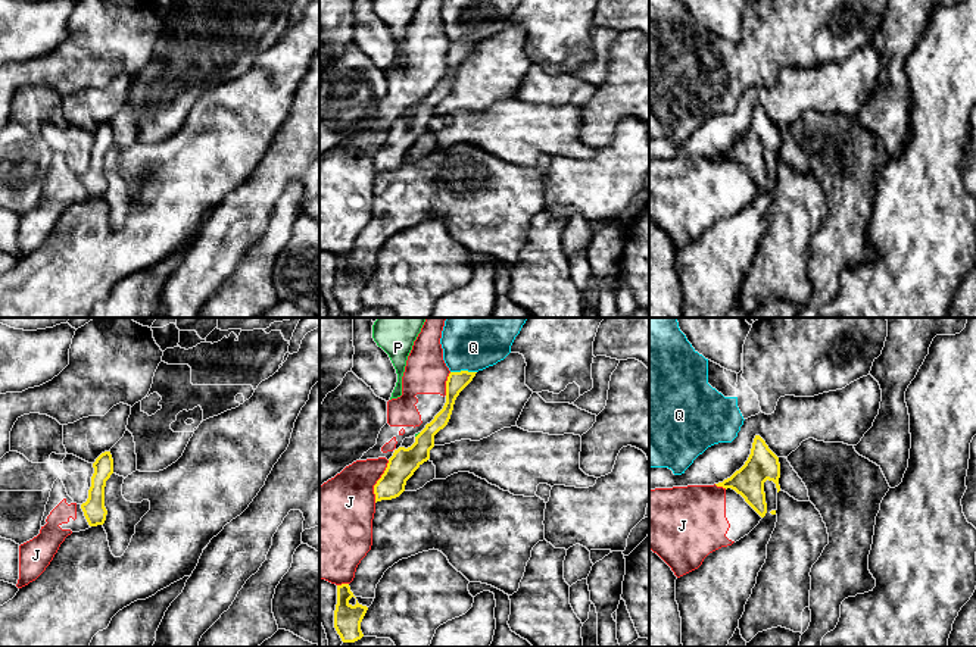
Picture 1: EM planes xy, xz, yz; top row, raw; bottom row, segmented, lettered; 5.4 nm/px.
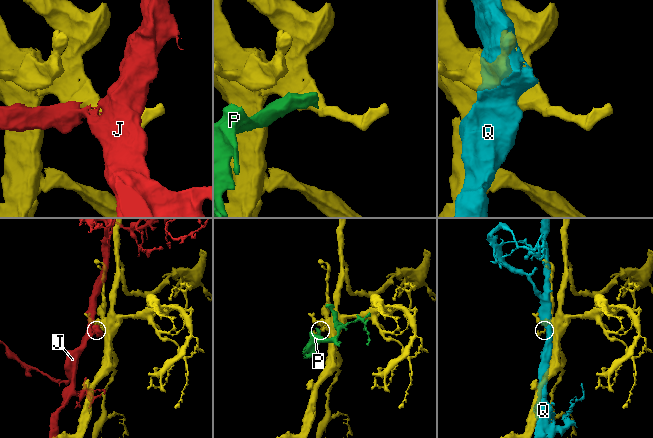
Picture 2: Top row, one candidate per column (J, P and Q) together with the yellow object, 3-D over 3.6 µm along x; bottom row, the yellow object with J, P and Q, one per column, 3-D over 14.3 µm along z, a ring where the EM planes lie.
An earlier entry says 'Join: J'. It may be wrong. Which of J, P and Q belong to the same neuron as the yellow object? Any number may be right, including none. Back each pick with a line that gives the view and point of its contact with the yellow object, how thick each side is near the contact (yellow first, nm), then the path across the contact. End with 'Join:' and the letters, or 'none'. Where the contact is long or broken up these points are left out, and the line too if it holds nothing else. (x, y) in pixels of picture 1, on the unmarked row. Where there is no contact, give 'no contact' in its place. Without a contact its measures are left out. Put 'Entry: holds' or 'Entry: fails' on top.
Entry: fails
Join: none

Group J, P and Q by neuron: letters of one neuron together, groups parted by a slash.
J / P / Q

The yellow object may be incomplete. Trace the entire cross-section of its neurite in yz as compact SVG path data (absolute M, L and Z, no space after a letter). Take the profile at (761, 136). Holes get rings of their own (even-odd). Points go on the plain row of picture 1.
M755 106L751 125L745 135L730 149L715 156L726 160L735 160L761 188L764 188L767 184L764 153L767 150L773 151L779 163L779 149L779 128L768 119L765 112L760 106Z

